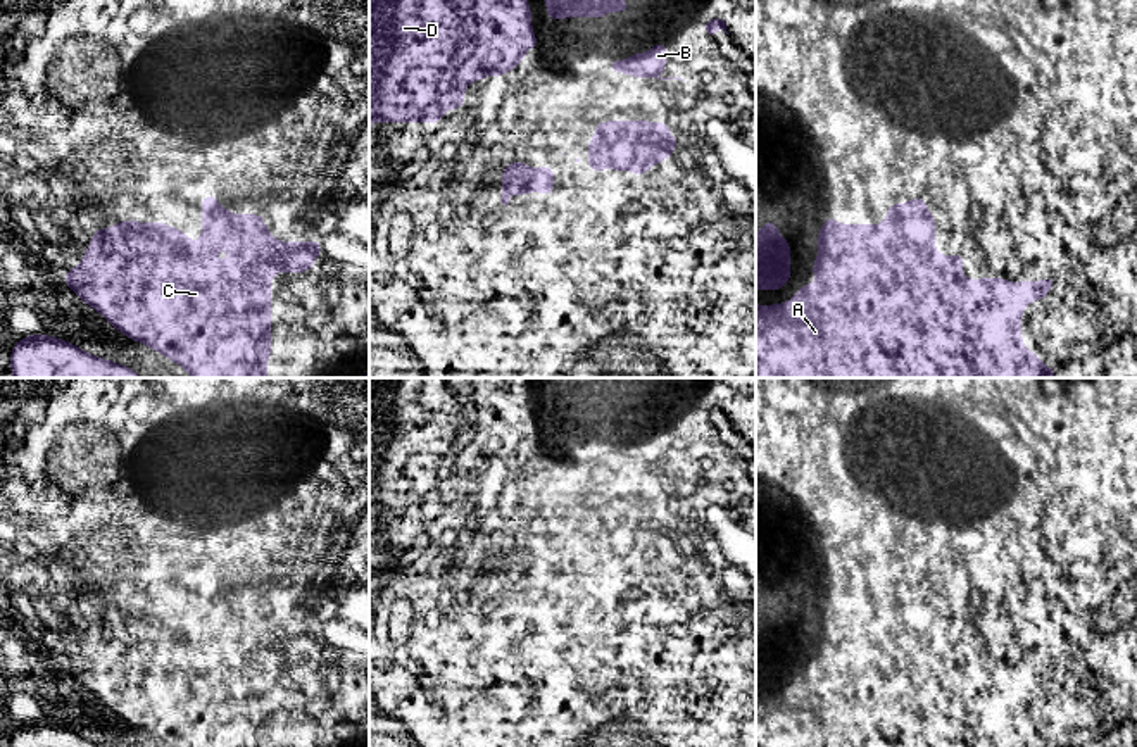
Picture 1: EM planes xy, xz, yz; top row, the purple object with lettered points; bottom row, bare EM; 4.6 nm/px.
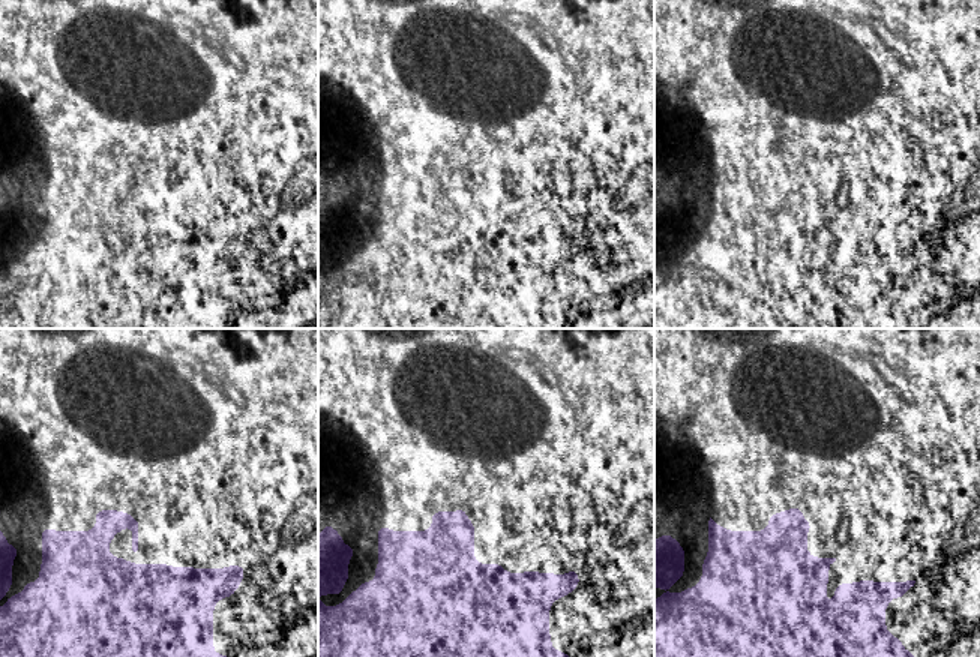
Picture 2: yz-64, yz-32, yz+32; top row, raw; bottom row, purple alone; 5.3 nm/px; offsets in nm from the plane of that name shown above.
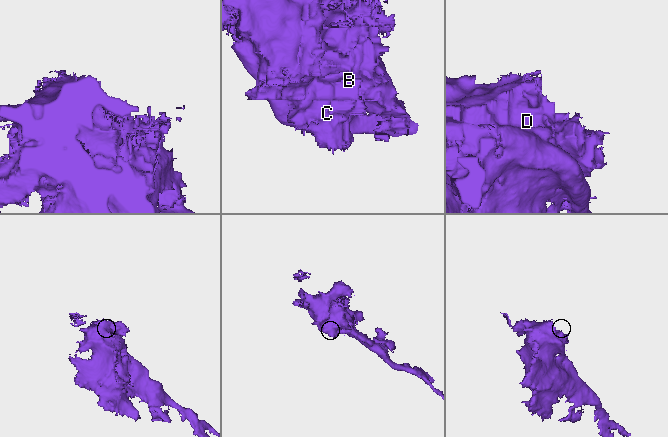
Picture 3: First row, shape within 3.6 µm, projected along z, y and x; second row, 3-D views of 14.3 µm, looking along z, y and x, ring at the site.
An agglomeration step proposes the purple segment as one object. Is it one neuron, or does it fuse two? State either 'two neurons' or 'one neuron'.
one neuron

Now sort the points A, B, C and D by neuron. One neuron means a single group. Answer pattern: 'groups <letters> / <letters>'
groups A B C D

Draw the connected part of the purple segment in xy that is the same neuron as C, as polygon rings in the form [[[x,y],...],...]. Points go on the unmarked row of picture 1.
[[[204,581],[200,628],[190,628],[179,614],[169,614],[166,609],[141,611],[140,607],[121,607],[109,616],[93,616],[91,631],[86,633],[81,650],[76,656],[69,656],[62,668],[129,726],[141,728],[171,747],[267,747],[271,740],[271,661],[309,659],[321,637],[321,628],[276,628],[264,612],[261,600],[229,600],[216,583]]]

